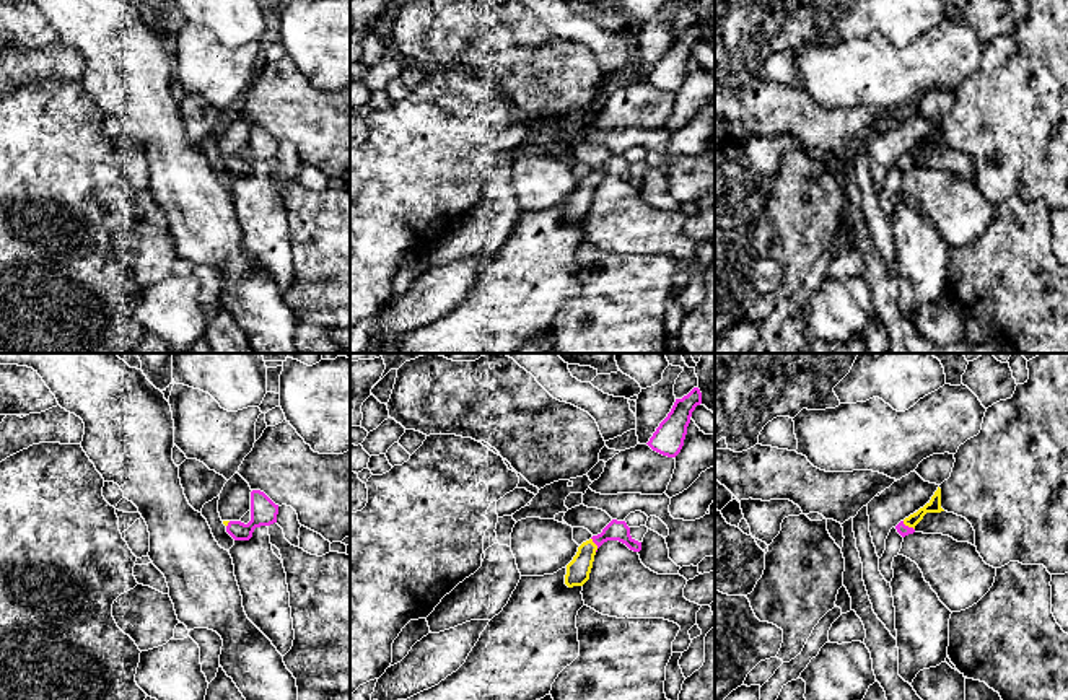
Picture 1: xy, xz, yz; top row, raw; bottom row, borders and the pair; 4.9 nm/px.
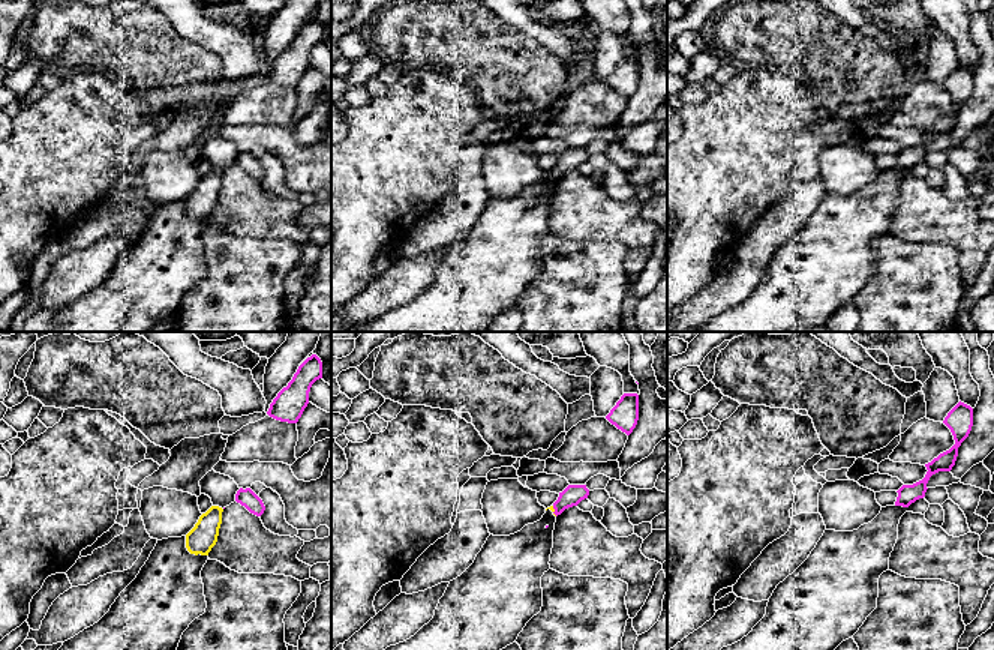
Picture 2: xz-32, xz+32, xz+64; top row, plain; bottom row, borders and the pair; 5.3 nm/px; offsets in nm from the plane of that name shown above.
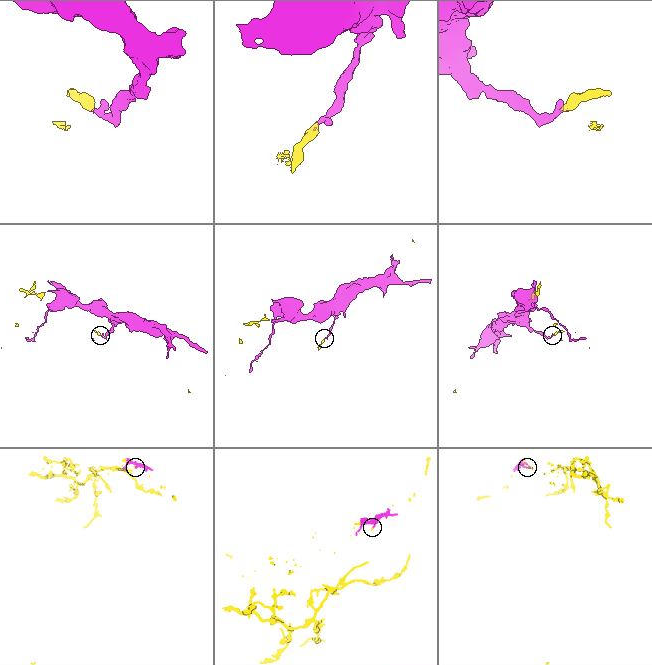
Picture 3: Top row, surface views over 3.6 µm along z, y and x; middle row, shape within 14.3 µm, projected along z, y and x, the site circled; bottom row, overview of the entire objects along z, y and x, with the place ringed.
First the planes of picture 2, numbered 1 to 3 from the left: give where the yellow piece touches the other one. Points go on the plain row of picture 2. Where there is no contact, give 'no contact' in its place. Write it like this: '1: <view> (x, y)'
1: no contact
2: xz+32 (555, 174)
3: no contact

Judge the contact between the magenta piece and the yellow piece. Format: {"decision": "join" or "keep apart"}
{"decision": "keep apart"}

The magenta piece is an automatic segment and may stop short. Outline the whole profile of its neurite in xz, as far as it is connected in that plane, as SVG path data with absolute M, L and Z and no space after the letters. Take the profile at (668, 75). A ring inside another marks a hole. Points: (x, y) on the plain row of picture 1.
M694 23L682 34L676 34L668 52L659 59L650 77L646 78L653 86L676 93L687 70L687 62L690 59L692 47L702 39L702 28Z

